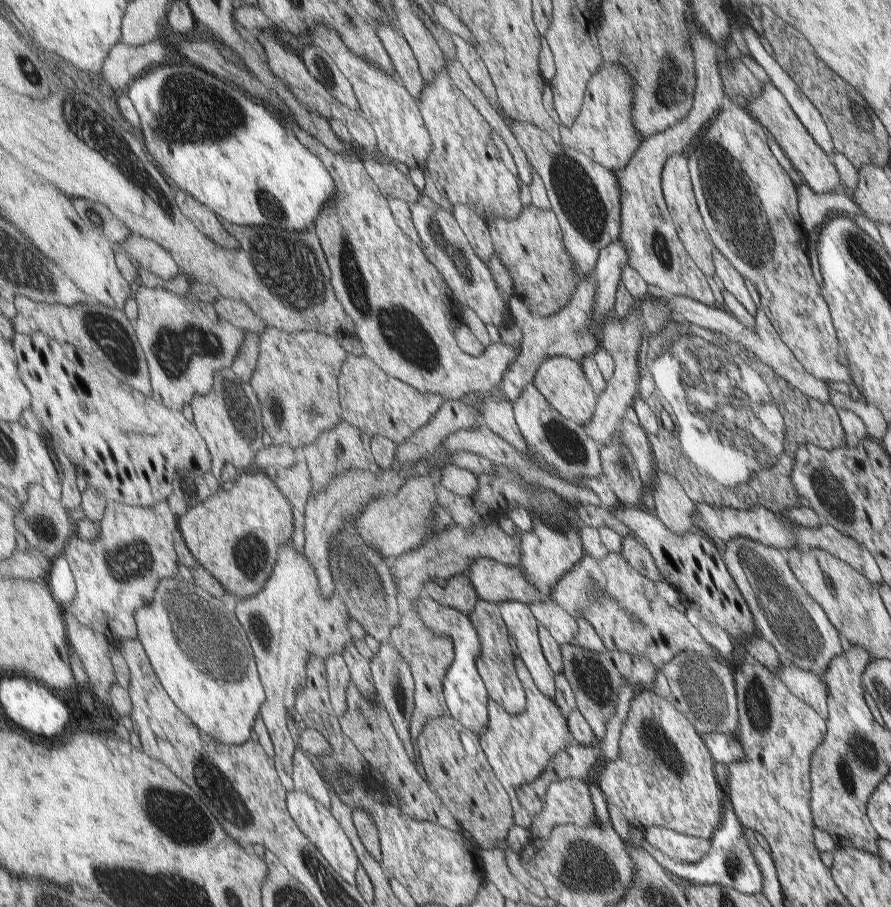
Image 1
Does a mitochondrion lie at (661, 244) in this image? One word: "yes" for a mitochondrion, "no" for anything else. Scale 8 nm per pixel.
yes

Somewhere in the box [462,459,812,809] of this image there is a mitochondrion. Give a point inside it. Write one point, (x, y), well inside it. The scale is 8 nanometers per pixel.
(703, 689)

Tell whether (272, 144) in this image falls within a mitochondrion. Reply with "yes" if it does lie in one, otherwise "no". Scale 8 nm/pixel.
no

